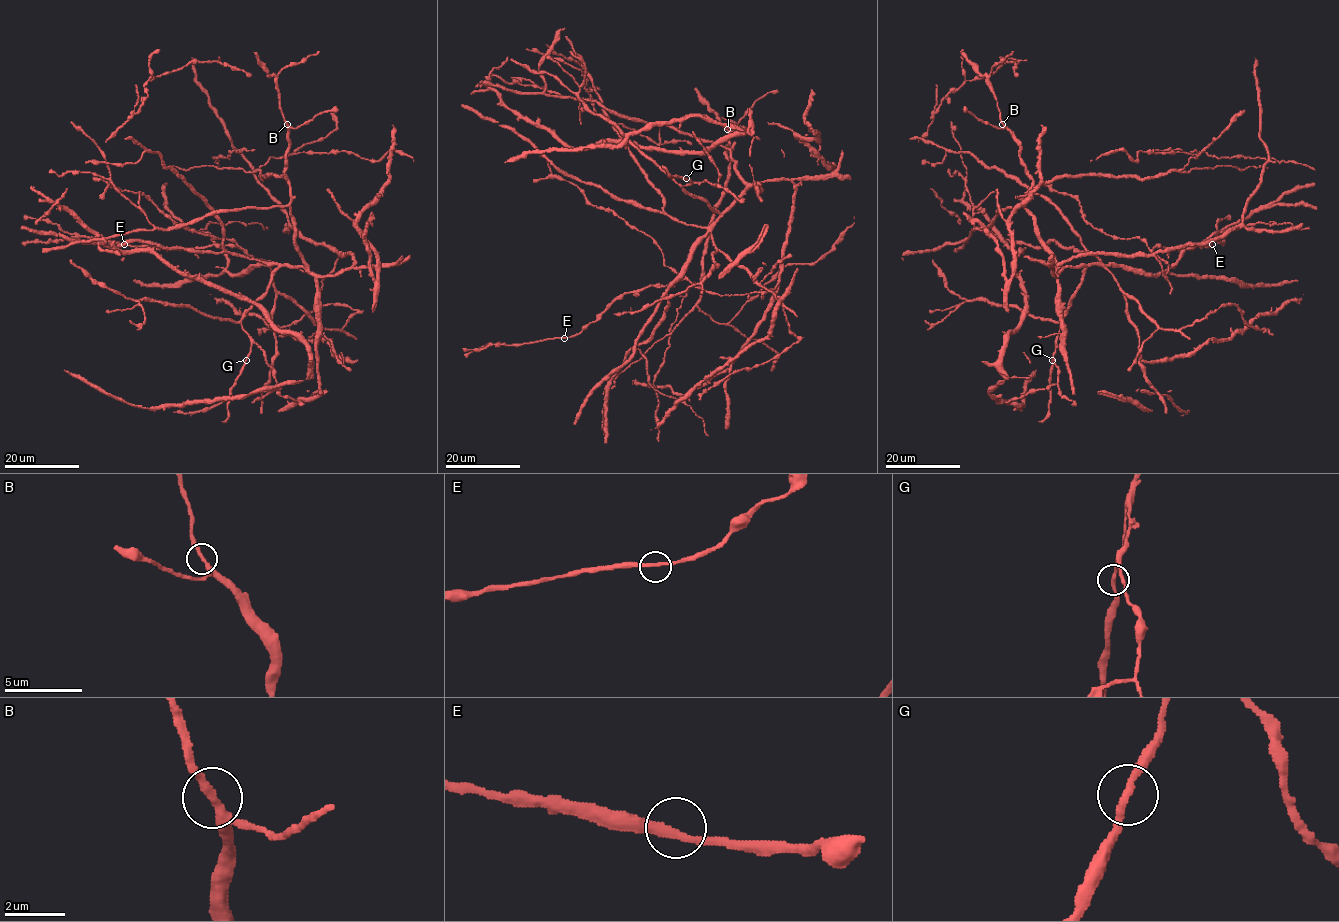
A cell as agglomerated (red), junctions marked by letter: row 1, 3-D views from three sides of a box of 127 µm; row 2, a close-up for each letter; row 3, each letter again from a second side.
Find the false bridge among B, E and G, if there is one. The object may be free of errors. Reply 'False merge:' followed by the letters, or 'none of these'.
False merge: none of these

